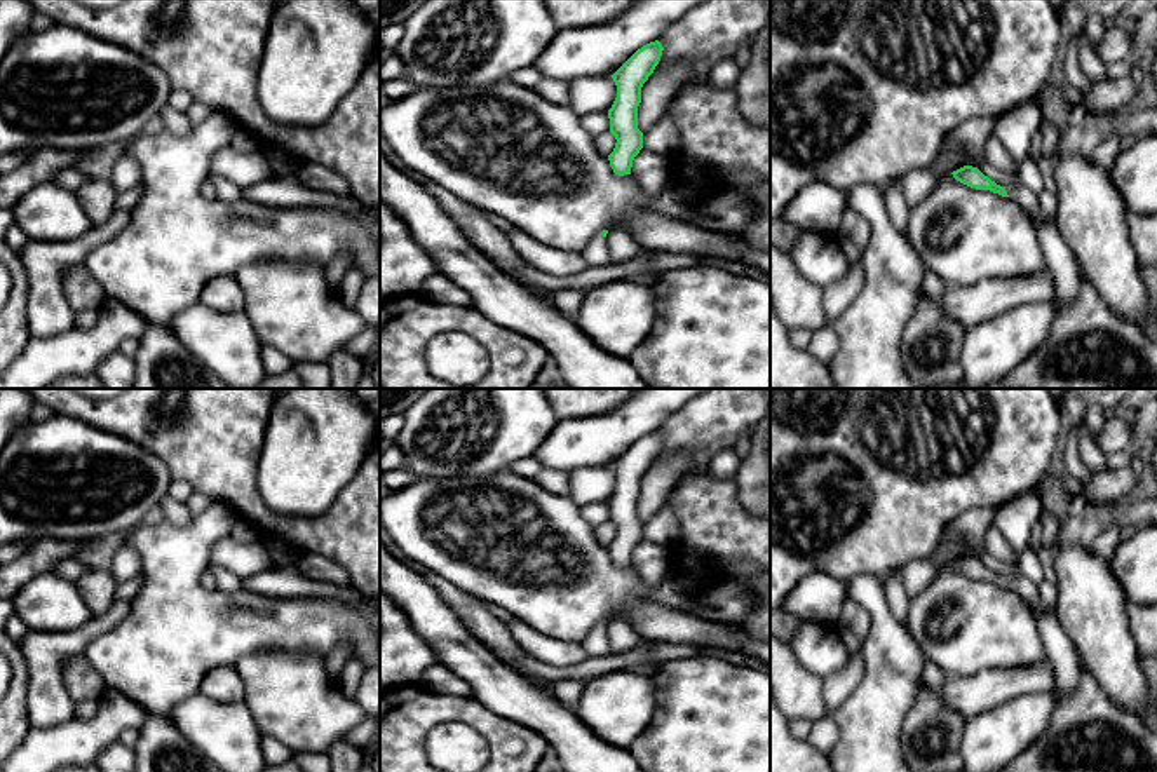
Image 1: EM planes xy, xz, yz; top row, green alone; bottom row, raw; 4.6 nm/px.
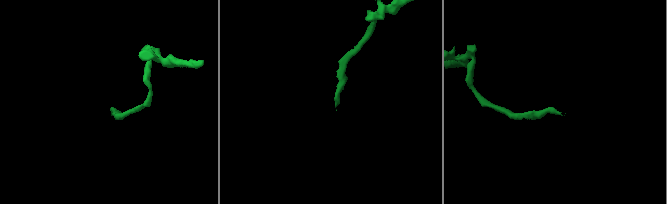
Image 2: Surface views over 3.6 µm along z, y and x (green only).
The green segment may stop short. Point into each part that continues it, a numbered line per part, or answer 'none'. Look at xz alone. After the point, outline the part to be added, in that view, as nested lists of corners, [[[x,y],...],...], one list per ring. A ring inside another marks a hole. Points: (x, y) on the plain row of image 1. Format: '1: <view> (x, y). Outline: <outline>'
1: xz (596, 643). Outline: [[[601,624],[596,626],[582,641],[582,647],[589,657],[606,655],[610,652],[610,640],[606,636],[606,627],[603,627]]]

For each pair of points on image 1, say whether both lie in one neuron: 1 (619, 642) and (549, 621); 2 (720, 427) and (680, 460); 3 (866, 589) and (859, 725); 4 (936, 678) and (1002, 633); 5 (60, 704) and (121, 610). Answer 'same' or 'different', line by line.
1: different
2: different
3: same
4: different
5: same

